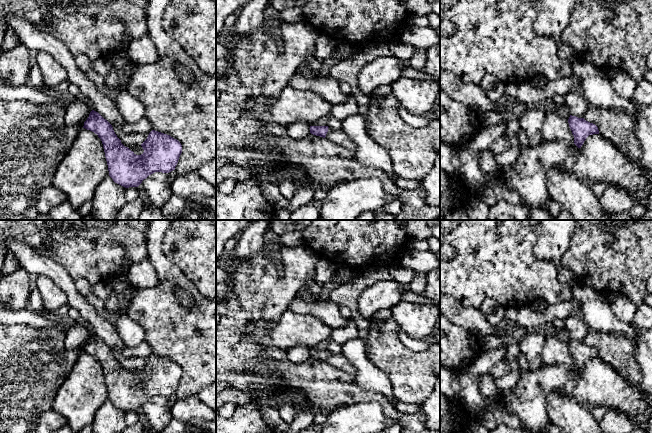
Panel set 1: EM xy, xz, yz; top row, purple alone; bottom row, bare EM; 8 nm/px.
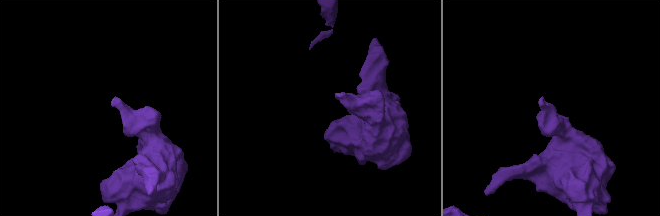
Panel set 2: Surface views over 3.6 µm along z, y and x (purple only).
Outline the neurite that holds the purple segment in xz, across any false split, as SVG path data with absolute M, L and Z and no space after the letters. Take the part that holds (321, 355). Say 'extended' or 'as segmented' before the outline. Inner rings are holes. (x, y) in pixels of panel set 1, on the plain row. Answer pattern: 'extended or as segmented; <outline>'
as segmented; M310 350L310 357L325 362L328 352L328 350Z

